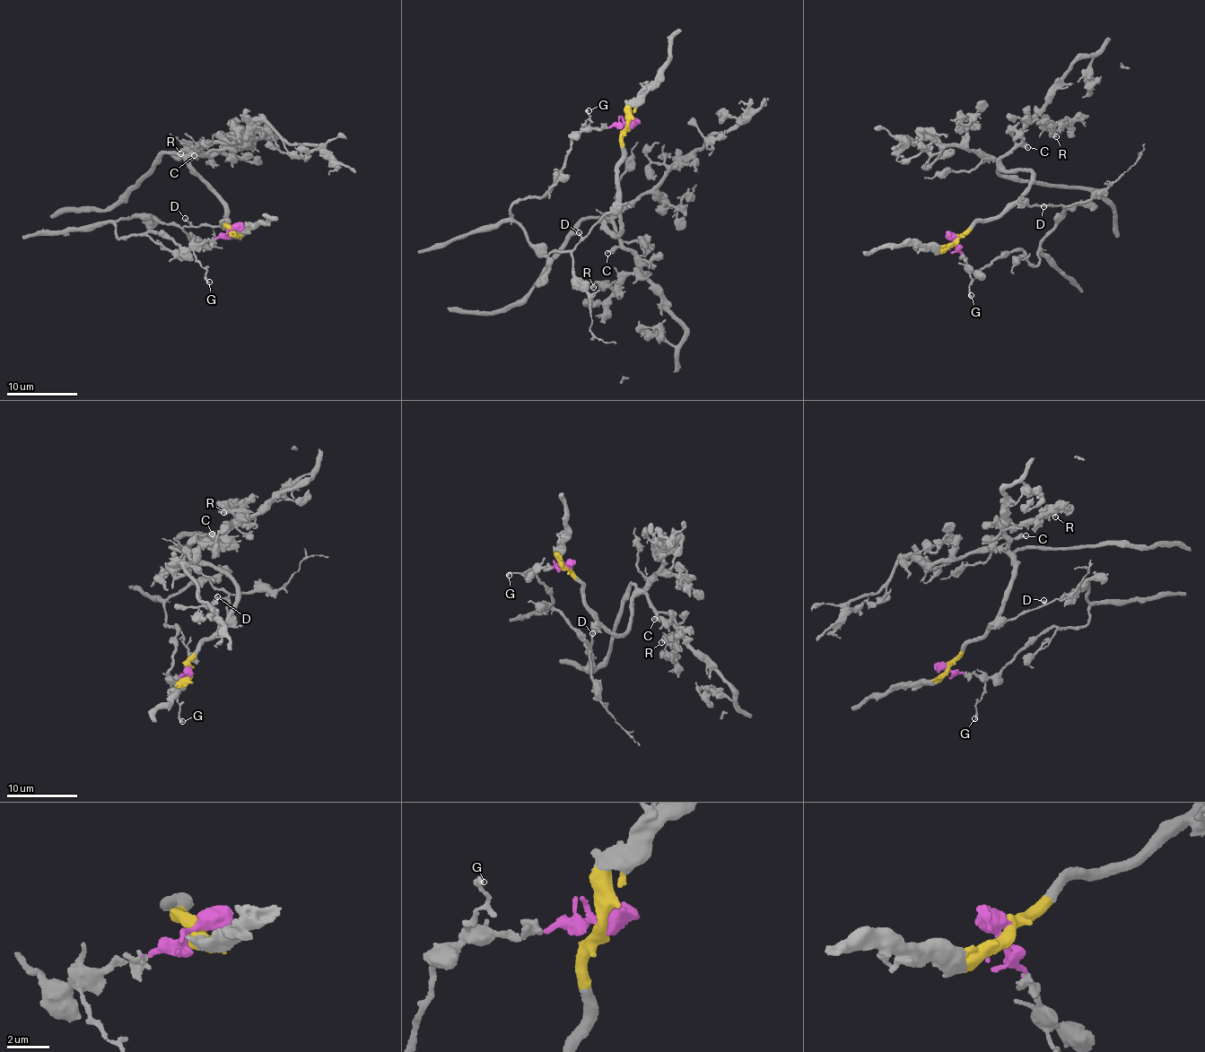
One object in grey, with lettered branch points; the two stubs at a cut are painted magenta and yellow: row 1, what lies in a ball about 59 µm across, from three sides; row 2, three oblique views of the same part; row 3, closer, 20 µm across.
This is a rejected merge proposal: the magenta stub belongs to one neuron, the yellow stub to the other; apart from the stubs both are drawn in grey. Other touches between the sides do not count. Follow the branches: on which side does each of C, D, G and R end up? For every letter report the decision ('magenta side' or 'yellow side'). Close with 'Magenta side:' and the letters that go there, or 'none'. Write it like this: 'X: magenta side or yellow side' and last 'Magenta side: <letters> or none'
C: yellow side
D: magenta side
G: magenta side
R: yellow side
Magenta side: D, G

